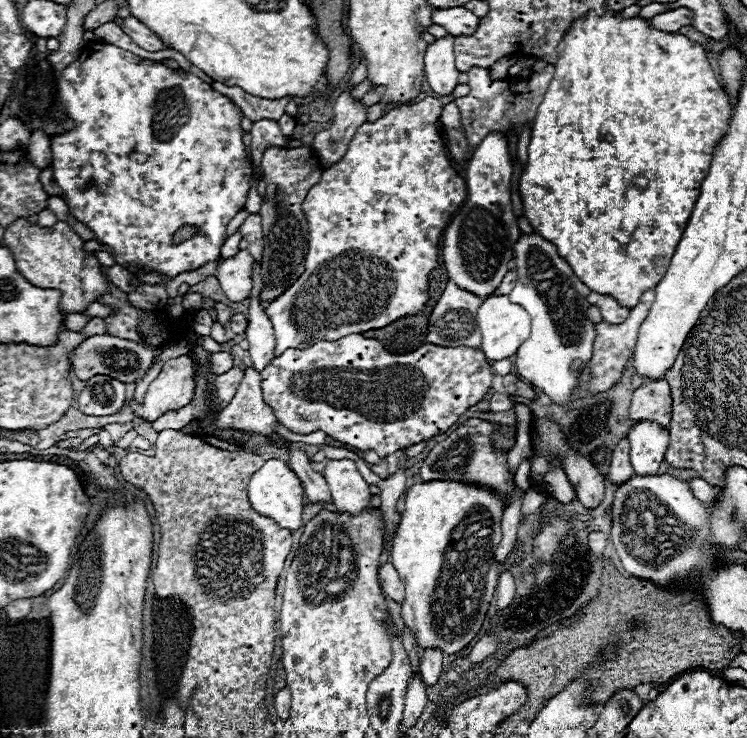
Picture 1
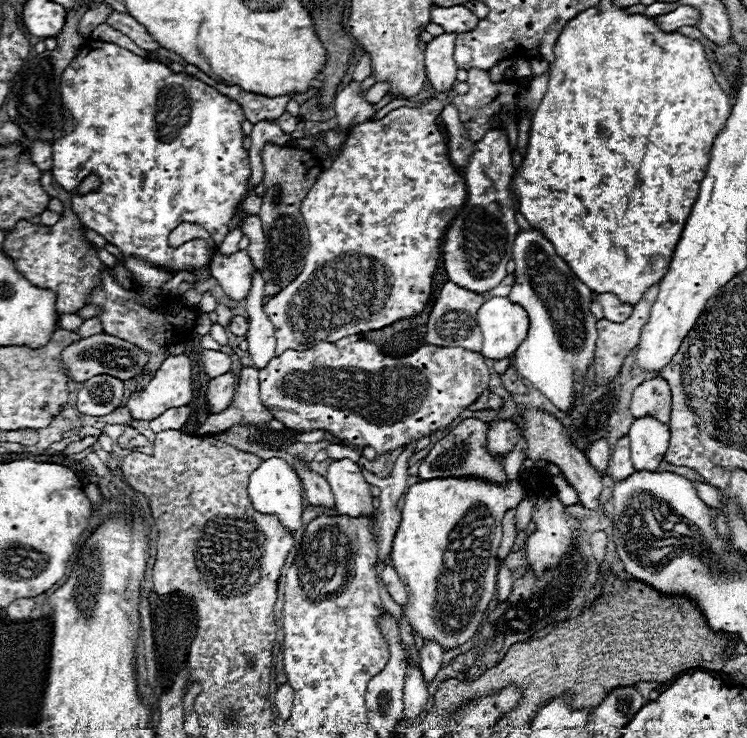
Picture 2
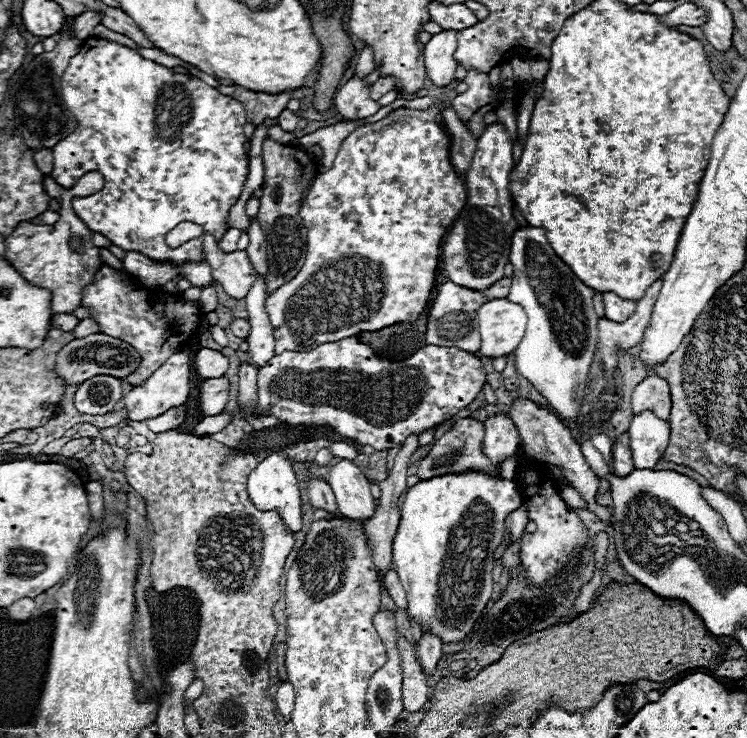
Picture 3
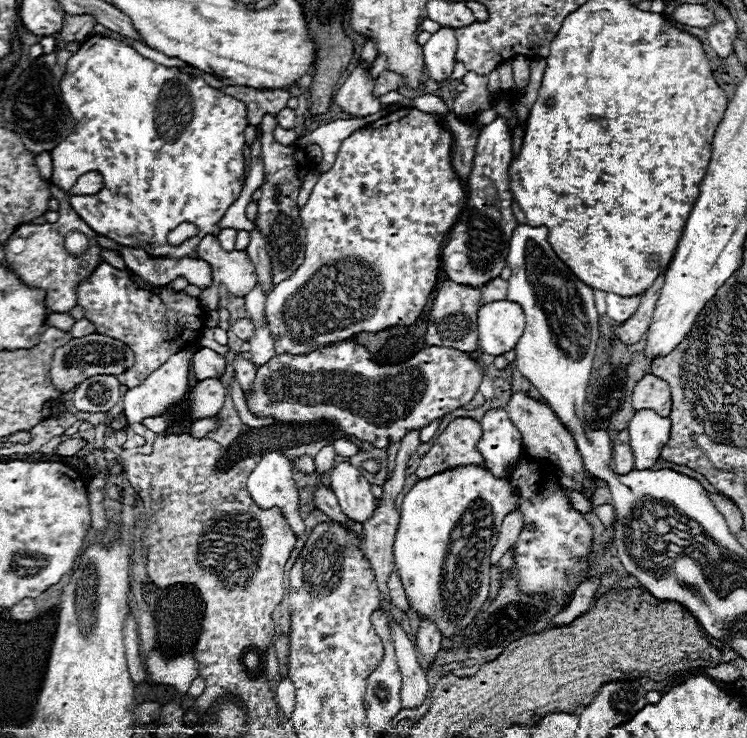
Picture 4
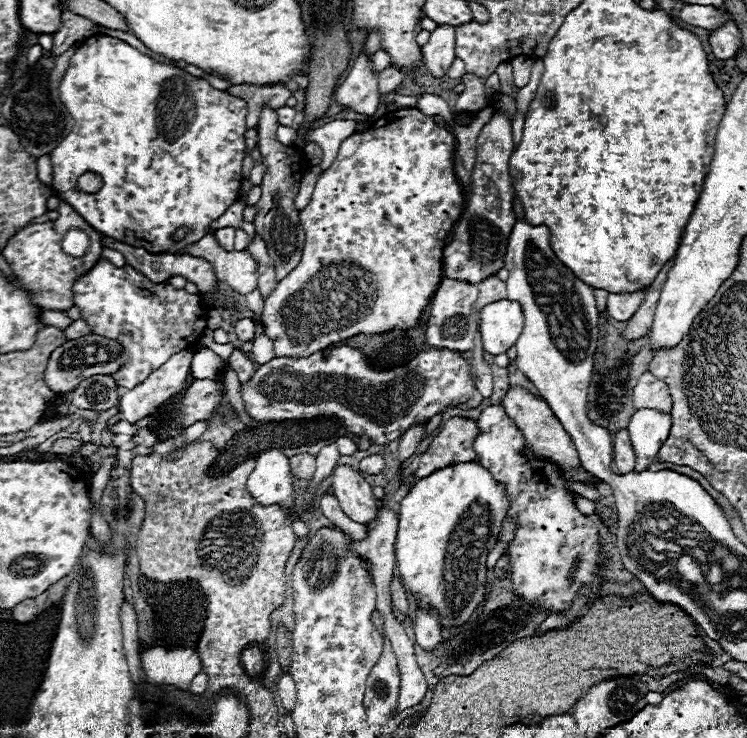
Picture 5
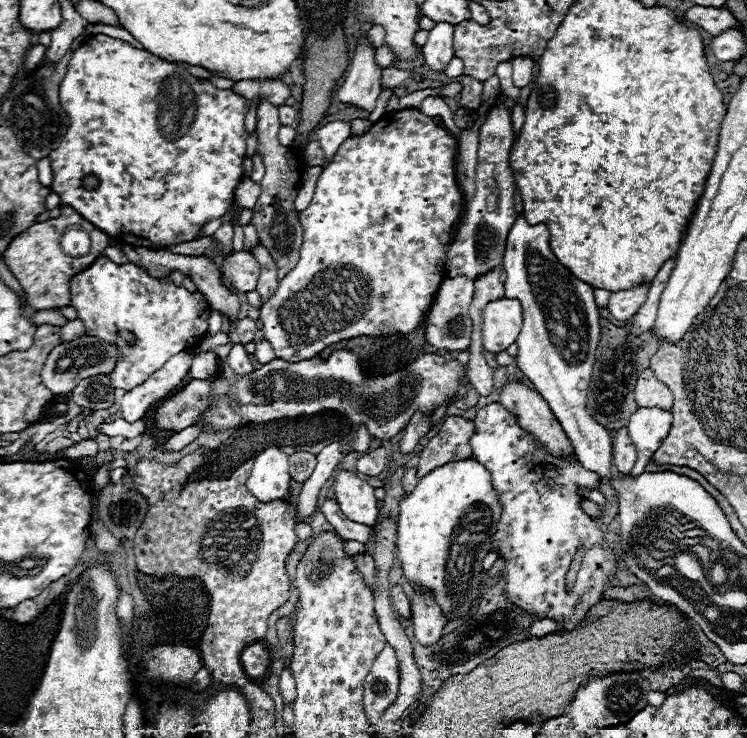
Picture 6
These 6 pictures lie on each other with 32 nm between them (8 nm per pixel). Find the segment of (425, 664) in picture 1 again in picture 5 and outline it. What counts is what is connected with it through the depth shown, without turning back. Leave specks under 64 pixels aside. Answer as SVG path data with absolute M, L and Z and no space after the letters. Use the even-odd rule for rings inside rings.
M416 610L416 618L414 618L414 630L416 630L416 644L420 648L424 648L426 652L434 650L440 640L442 640L442 630L440 630L440 624L438 624L438 618L436 618L436 612L422 612L422 610Z

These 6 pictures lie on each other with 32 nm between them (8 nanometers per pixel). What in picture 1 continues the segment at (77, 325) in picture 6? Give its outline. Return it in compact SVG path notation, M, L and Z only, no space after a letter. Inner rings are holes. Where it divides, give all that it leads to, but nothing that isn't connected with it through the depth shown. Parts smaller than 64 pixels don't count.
M92 318L92 320L84 326L82 334L84 334L86 338L96 336L96 334L108 334L108 330L106 330L106 322L104 322L102 318Z

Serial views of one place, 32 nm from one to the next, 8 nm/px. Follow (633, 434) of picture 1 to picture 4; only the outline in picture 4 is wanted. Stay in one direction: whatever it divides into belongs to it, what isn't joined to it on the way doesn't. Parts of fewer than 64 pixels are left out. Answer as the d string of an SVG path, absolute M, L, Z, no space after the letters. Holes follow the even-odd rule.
M640 410L632 416L628 434L634 452L634 468L648 470L656 464L670 438L670 418L658 416L654 410Z

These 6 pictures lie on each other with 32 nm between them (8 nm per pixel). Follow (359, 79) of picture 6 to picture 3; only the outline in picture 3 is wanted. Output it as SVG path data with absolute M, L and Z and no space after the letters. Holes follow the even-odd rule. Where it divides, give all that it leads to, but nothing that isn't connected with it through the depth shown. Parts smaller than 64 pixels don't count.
M350 78L338 92L334 98L334 106L338 110L338 114L342 116L342 122L350 122L350 120L364 120L372 114L376 114L380 110L378 102L368 98L370 86L364 84L364 80L358 78Z

